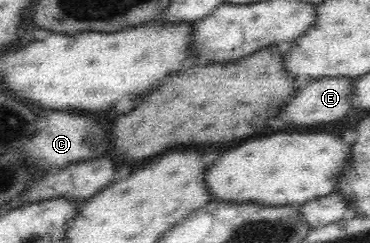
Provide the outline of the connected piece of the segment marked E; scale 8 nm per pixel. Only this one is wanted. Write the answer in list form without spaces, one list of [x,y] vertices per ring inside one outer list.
[[[324,77],[298,92],[282,110],[290,124],[316,126],[324,122],[342,120],[352,112],[354,79],[352,77]]]

